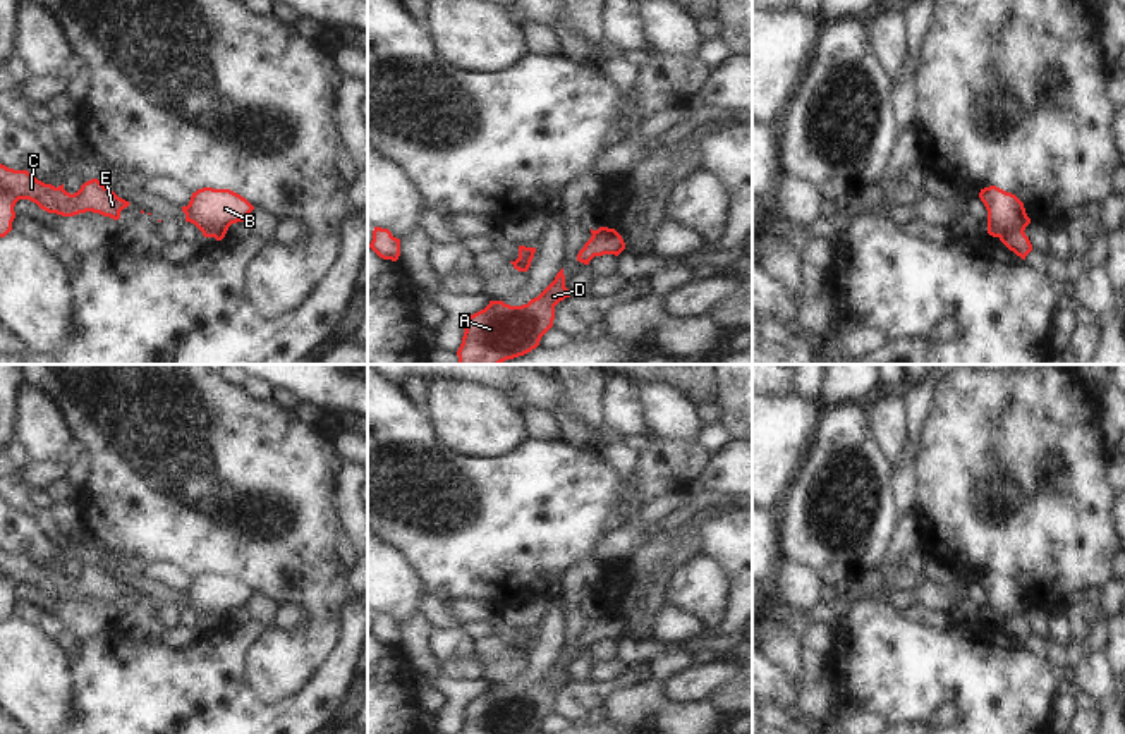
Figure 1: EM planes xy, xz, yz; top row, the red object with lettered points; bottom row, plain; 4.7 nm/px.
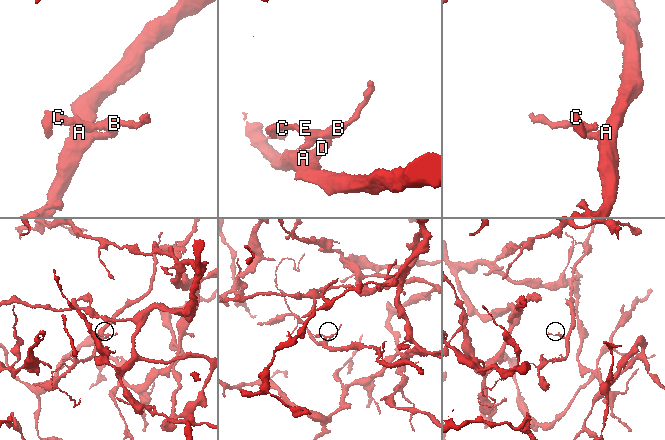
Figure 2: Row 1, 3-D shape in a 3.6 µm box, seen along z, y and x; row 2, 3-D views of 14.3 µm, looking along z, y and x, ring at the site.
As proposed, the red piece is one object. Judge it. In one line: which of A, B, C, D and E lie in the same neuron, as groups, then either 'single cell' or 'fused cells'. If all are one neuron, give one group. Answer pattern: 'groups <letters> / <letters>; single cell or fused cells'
groups A D / B C E; fused cells

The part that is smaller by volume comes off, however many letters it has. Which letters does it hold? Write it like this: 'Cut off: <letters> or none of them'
Cut off: B, C, E

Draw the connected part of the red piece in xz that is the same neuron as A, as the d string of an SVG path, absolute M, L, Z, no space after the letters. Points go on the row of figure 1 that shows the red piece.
M562 268L555 280L527 304L490 301L464 325L465 332L457 351L459 364L502 364L531 352L553 327L555 306L565 297L570 294Z

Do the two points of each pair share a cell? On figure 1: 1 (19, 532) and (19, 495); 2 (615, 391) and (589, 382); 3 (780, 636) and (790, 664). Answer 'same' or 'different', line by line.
1: different
2: different
3: same

